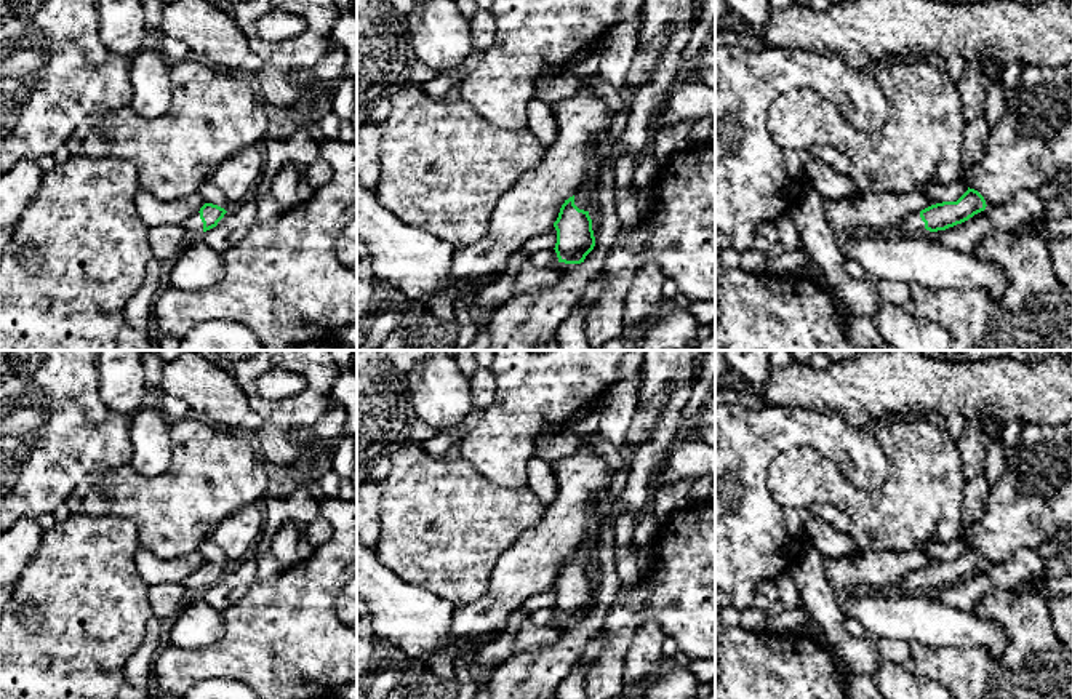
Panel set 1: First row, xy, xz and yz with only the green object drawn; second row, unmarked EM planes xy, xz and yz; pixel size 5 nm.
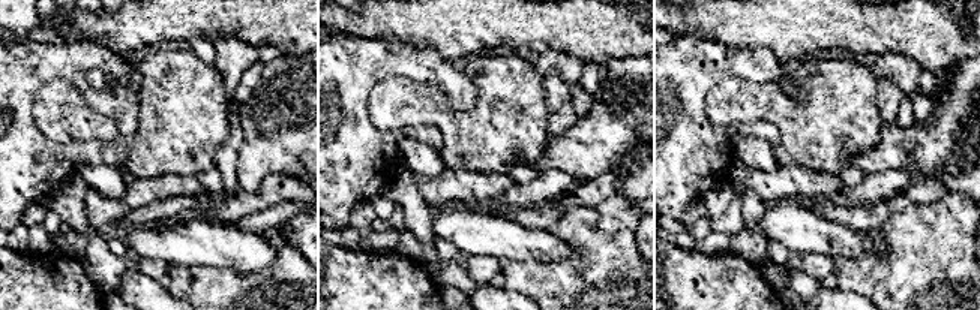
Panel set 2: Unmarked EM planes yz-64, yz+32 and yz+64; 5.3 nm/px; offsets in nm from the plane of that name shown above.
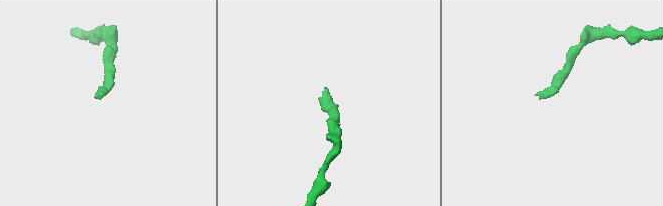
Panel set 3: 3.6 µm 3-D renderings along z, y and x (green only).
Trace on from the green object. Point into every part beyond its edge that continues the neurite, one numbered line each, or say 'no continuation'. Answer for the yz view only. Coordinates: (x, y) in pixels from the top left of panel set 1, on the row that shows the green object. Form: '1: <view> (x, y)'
1: yz (912, 226)

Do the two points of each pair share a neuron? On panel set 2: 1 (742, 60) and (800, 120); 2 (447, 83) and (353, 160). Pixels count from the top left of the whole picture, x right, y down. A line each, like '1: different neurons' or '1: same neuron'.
1: different neurons
2: same neuron

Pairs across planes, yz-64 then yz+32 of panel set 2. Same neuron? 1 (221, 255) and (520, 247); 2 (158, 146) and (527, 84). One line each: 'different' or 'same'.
1: same
2: same

